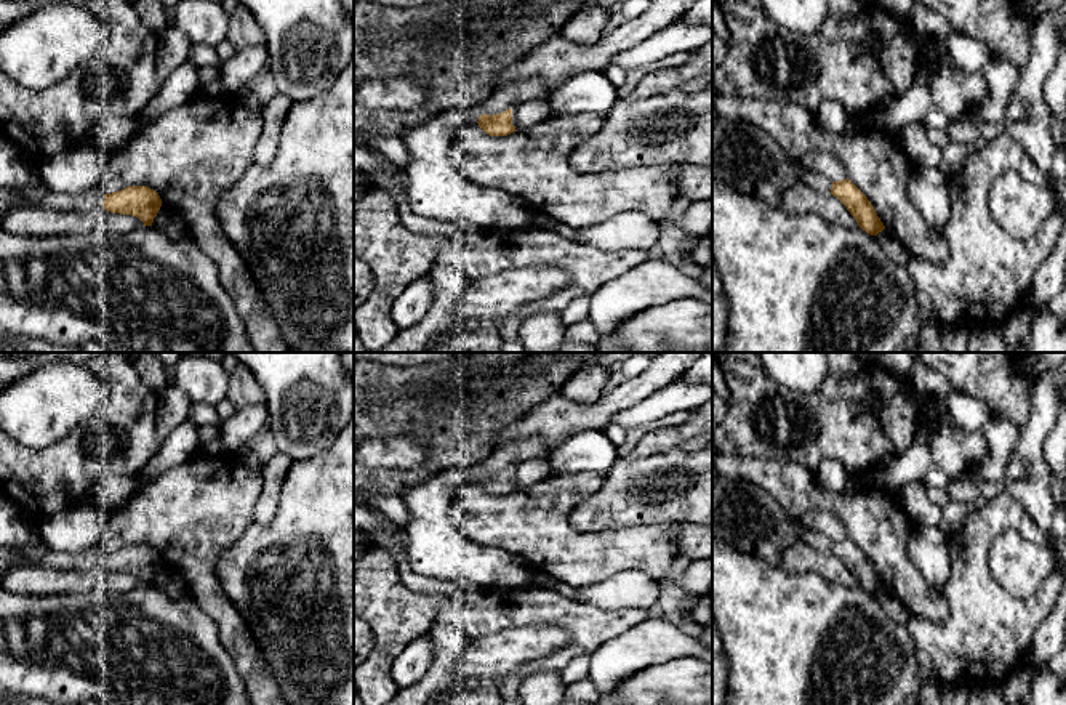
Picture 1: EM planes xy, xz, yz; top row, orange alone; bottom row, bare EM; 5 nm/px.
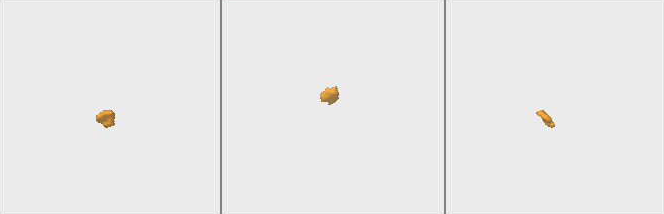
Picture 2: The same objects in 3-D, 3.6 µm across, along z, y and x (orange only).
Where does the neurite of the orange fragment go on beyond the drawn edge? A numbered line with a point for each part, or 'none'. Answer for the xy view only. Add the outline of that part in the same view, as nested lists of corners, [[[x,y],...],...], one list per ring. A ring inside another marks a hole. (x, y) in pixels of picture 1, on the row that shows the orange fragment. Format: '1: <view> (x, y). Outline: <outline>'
1: xy (92, 199). Outline: [[[93,187],[78,194],[48,192],[37,205],[56,212],[88,213],[102,207],[104,194]]]

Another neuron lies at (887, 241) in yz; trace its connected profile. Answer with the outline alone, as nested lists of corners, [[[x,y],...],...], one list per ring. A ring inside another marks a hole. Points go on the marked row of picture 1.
[[[884,229],[876,236],[876,240],[882,247],[882,250],[900,266],[906,268],[911,255],[901,245],[901,242],[888,231]]]

